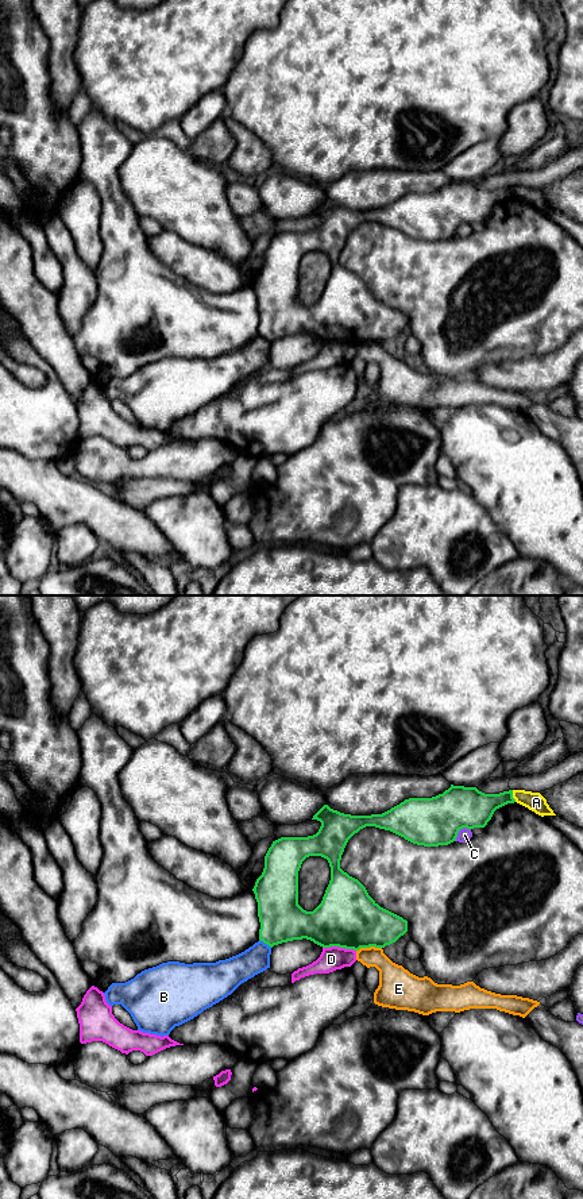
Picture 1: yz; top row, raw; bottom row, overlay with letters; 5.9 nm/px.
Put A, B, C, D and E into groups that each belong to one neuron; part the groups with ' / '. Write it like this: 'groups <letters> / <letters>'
groups A / B / C / D / E

